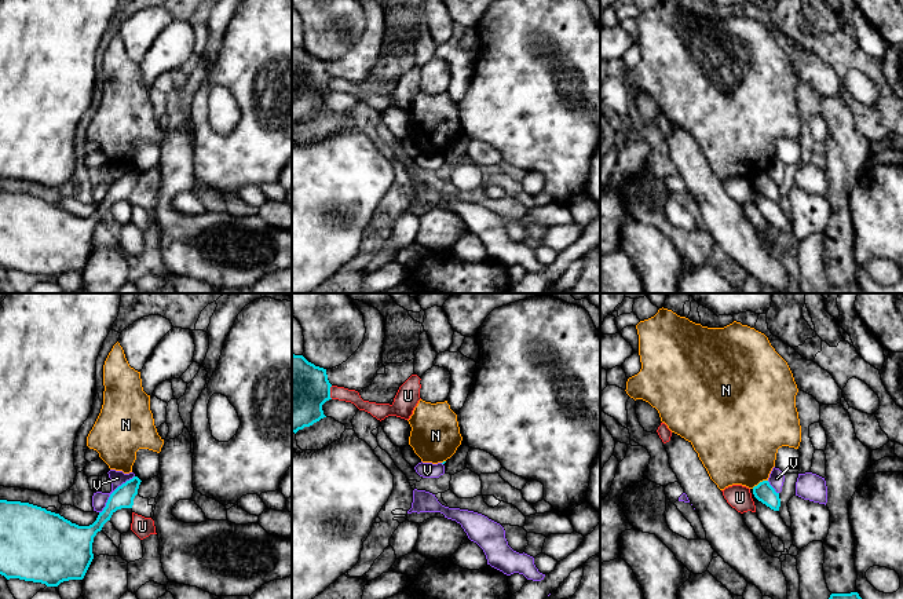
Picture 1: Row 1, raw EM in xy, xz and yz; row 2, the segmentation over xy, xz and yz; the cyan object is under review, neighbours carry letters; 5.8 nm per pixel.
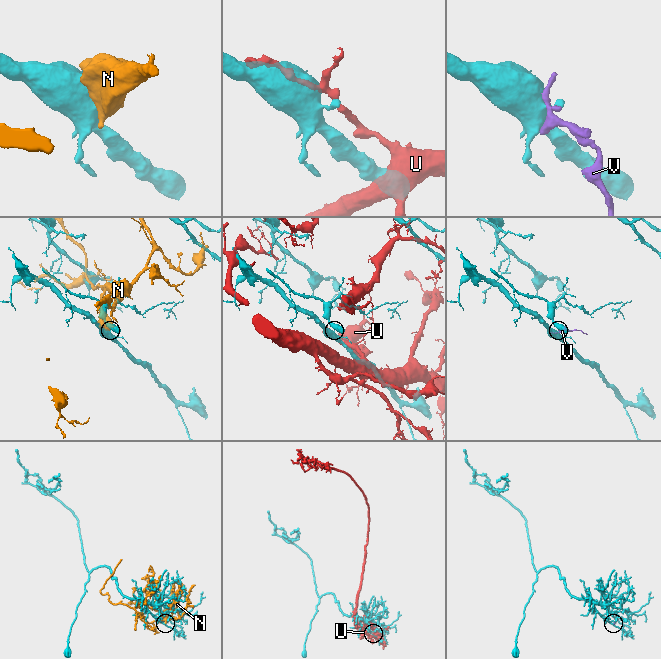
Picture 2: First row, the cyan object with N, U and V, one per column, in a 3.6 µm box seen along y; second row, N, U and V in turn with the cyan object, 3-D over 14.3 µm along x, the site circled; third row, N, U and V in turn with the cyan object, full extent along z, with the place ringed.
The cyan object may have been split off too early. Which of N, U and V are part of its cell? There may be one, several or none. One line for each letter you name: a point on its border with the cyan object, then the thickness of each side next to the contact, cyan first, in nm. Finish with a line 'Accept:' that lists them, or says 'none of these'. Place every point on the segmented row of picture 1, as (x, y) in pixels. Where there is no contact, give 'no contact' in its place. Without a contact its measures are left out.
Accept: none of these

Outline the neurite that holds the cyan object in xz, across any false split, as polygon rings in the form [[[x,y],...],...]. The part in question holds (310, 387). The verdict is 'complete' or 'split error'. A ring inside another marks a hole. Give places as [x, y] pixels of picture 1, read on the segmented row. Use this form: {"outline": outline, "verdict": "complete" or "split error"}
{"outline": [[[292,354],[292,432],[326,417],[322,405],[330,398],[326,369]]], "verdict": "complete"}

